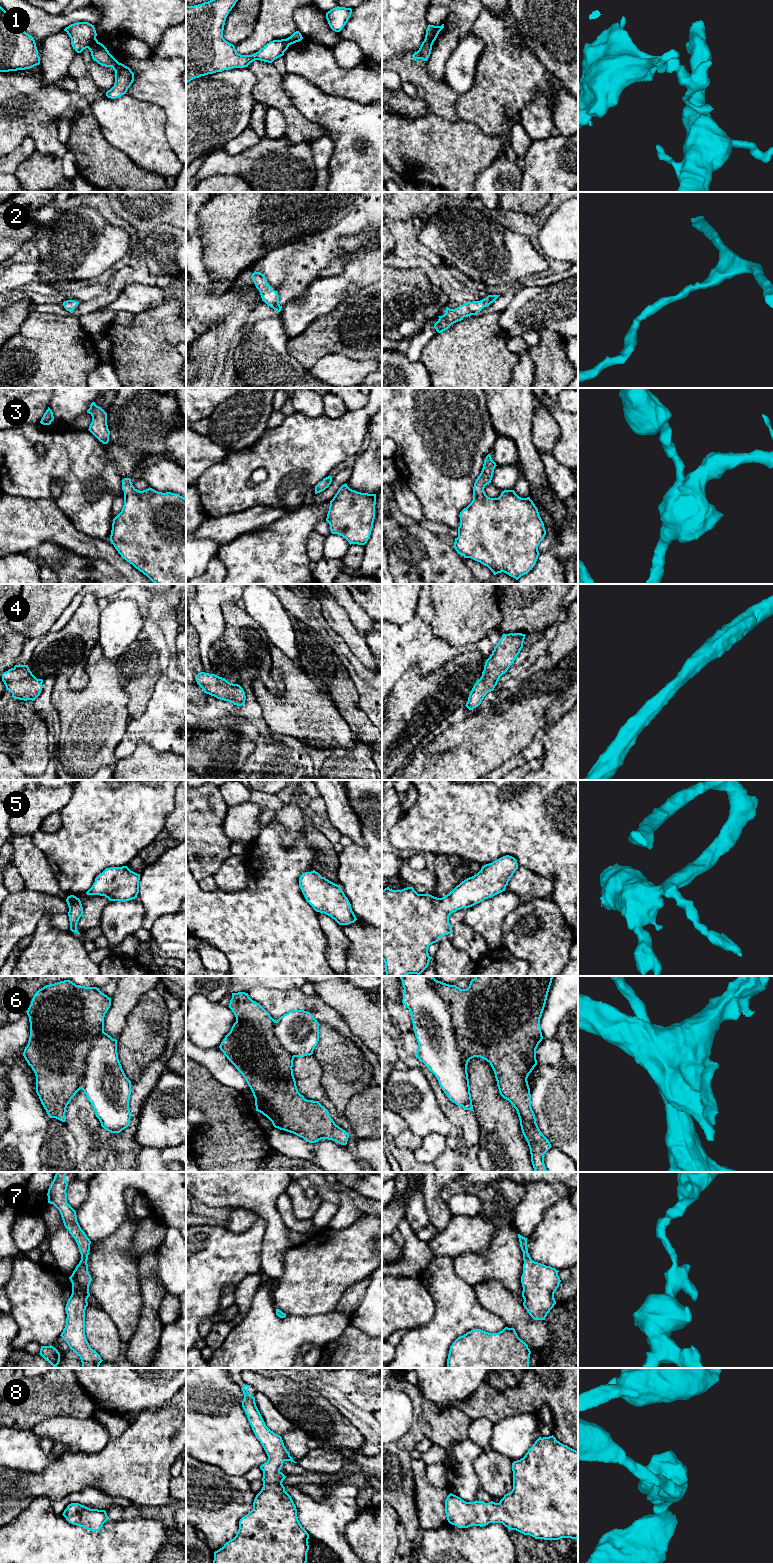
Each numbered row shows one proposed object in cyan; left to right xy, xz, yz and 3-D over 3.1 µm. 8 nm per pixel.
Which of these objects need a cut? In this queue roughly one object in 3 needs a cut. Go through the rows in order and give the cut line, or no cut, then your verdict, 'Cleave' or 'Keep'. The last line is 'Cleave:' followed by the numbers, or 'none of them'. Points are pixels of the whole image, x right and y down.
1: Split along xy (95, 37), (87, 47). Cleave
2: No split. Keep
3: No split. Keep
4: No split. Keep
5: No split. Keep
6: Split along yz (435, 980), (433, 987), (448, 1007), (457, 1047), (466, 1068). Cleave
7: No split. Keep
8: No split. Keep
Cleave: 1, 6

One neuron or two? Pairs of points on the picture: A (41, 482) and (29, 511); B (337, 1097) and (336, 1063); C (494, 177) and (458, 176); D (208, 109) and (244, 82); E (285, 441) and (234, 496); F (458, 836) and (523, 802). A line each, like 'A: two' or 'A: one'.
A: two
B: one
C: two
D: one
E: one
F: one

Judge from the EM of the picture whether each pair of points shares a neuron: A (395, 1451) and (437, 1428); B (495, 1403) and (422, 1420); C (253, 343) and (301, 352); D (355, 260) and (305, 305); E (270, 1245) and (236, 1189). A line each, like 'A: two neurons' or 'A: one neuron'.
A: one neuron
B: two neurons
C: two neurons
D: one neuron
E: one neuron

